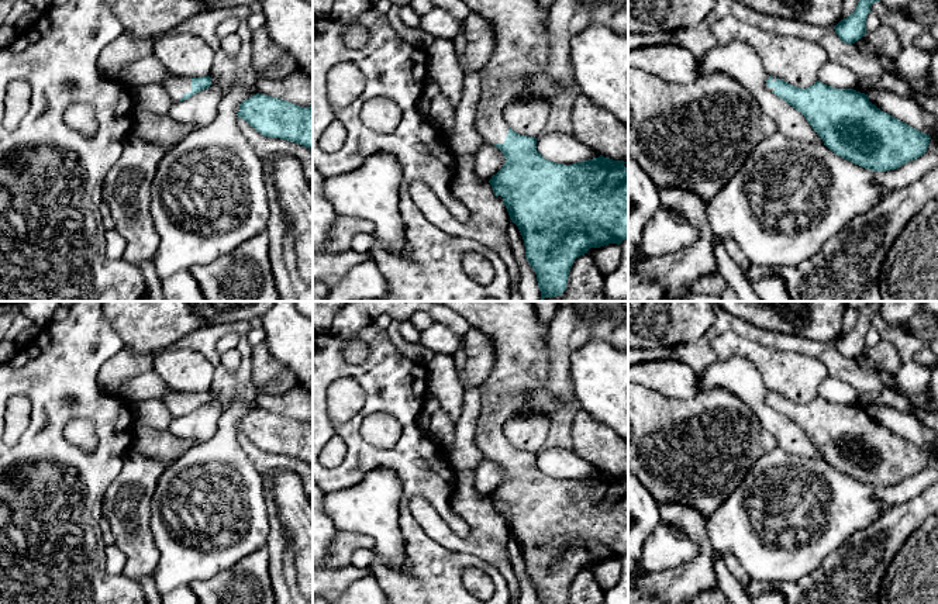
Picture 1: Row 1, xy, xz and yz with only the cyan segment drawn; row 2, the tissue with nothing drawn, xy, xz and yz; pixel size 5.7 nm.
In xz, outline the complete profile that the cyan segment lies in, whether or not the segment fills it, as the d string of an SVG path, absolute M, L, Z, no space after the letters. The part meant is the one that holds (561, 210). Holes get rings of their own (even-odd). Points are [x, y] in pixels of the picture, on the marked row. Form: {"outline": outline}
{"outline": "M461 0L472 13L477 13L493 24L497 46L494 55L479 70L480 99L476 110L476 130L484 142L499 148L506 159L503 168L492 176L489 183L494 196L503 197L510 220L518 227L525 258L532 266L541 300L563 294L568 286L570 268L576 258L587 253L590 248L608 244L620 245L628 239L628 162L613 161L600 155L589 161L563 165L545 159L537 151L537 138L514 132L503 120L504 108L523 96L545 99L549 106L563 94L563 89L549 75L551 39L548 30L548 13L542 11L537 0Z"}

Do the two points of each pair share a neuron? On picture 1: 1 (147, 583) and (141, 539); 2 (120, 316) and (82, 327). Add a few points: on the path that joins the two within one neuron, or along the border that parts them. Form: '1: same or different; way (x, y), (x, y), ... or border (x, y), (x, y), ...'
1: different; border (152, 576), (144, 576), (138, 582)
2: different; border (103, 316), (126, 347)

